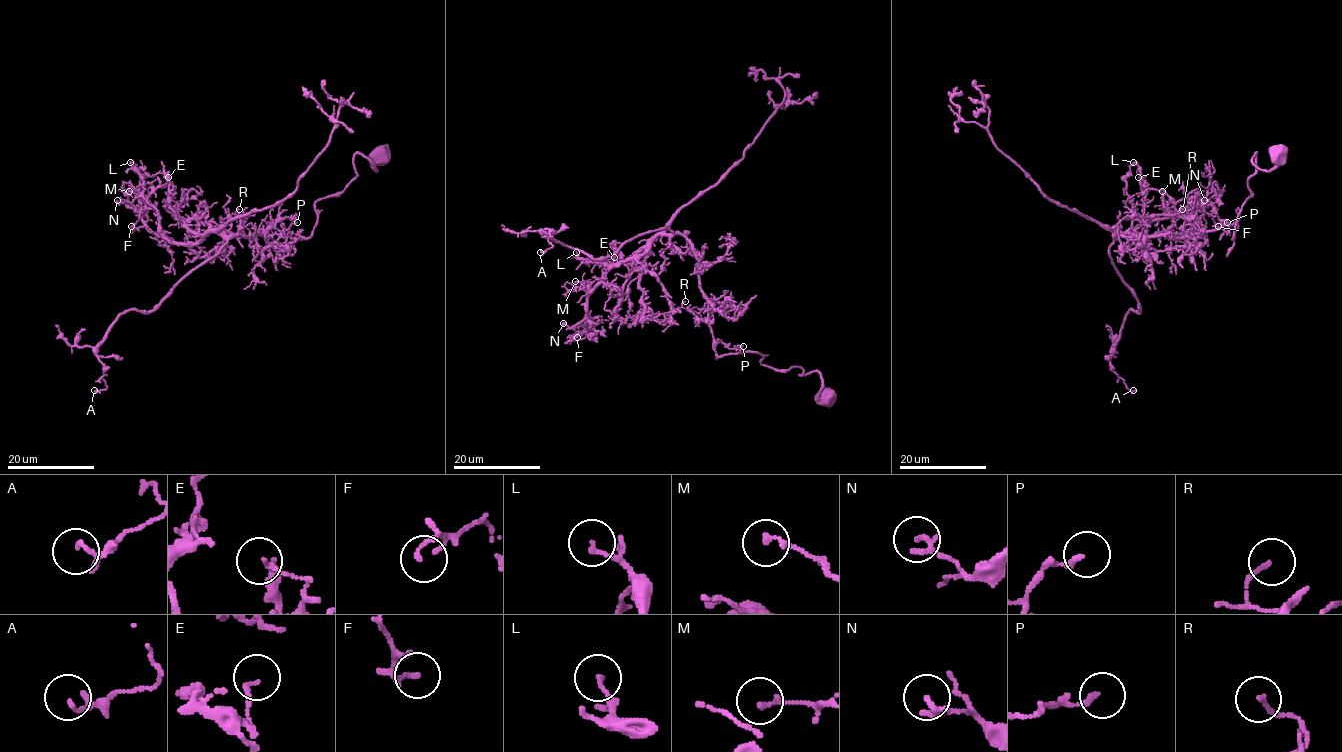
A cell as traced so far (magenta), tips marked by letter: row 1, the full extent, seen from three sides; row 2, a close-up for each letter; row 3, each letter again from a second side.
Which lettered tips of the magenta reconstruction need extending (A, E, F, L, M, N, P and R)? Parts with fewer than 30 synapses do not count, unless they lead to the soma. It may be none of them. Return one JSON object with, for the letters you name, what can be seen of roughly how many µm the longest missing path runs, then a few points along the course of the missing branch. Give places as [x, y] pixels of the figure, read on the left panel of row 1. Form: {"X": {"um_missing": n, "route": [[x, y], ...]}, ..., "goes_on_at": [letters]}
{"goes_on_at": []}

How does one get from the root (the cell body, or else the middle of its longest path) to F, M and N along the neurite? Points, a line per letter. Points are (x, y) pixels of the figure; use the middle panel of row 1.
F: (824, 395), (816, 371), (716, 354), (698, 256), (676, 233), (608, 271), (588, 294), (593, 334), (577, 337)
M: (824, 395), (816, 371), (716, 354), (681, 234), (658, 234), (587, 295), (575, 281)
N: (824, 395), (816, 371), (716, 354), (681, 234), (617, 262), (586, 316), (563, 323)

